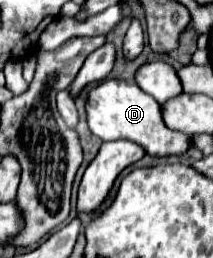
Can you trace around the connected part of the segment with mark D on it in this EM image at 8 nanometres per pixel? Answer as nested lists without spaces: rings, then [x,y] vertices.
[[[106,79],[94,87],[86,103],[90,131],[102,141],[132,141],[138,143],[150,157],[172,157],[184,155],[192,147],[192,137],[166,127],[162,117],[162,105],[146,95],[136,83],[122,79]]]

